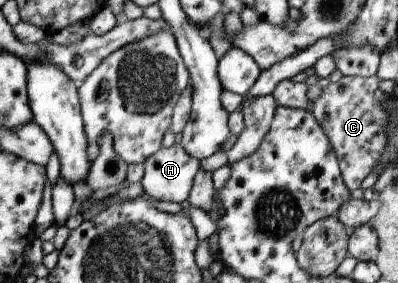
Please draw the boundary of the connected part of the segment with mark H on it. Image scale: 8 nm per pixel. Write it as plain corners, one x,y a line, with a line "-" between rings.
180,144
159,147
143,164
141,191
158,202
176,204
188,198
194,174
200,169
199,161
186,154

